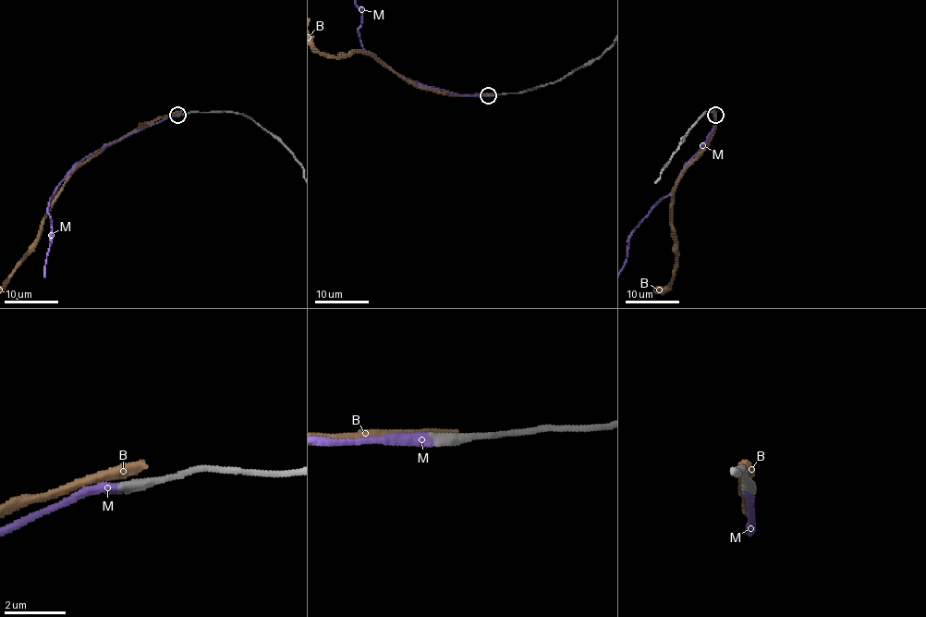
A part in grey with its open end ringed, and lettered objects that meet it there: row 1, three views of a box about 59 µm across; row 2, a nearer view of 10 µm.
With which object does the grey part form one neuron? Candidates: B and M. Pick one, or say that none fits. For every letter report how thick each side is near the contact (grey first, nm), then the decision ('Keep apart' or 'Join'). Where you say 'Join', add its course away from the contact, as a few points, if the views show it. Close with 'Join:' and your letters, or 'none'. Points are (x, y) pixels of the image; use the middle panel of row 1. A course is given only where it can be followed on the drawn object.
B: Thickness 400 nm (grey) against 480 nm. Keep apart
M: Thickness 360 nm (grey) against 360 nm. Join
Join: M

